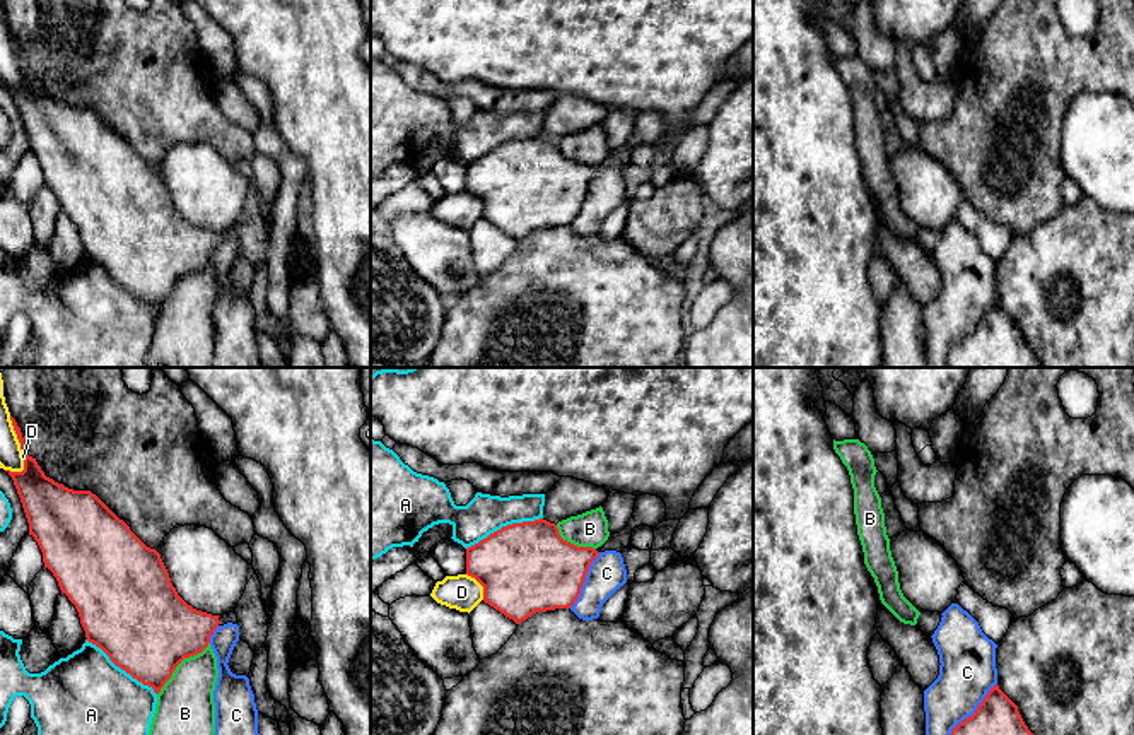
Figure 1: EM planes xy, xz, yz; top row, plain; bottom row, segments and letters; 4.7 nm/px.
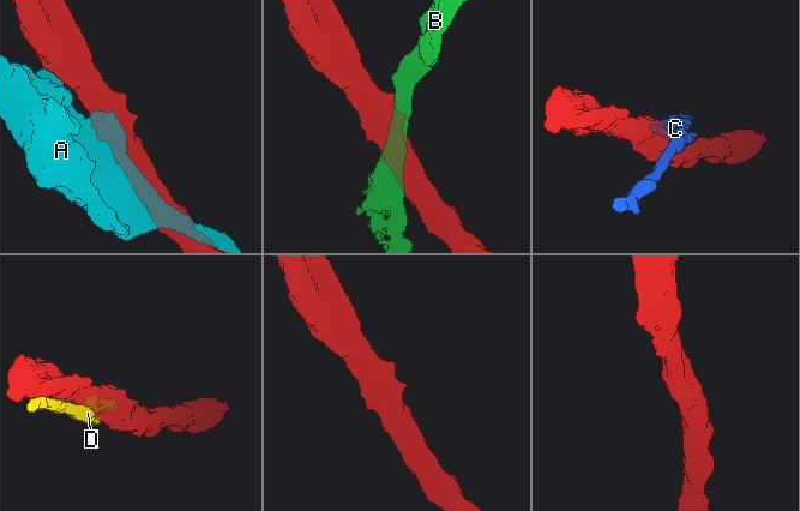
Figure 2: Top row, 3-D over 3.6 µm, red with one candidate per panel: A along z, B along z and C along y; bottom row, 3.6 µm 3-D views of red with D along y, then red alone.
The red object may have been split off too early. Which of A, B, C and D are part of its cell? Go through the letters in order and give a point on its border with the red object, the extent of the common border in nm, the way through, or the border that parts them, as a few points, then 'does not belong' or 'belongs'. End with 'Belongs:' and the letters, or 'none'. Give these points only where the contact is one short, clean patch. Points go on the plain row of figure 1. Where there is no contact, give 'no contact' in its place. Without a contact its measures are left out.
A: contact xz (504, 144); length 400 nm; does not belong
B: contact xy (180, 279); length 360 nm; does not belong
C: contact yz (969, 334); length 400 nm; does not belong
D: contact xy (21, 62); length 280 nm; does not belong
Belongs: none

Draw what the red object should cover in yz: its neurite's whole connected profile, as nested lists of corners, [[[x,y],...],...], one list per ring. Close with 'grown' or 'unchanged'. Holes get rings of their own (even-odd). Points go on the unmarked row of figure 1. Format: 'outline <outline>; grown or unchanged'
outline [[[996,301],[975,330],[958,340],[950,352],[950,368],[1038,368],[1038,359],[1025,342],[1018,323]]]; unchanged

